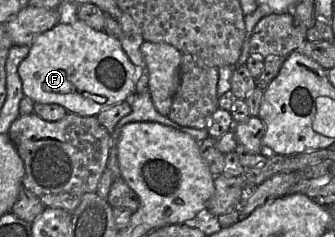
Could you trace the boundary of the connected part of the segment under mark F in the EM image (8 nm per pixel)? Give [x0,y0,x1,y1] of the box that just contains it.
[18,19,135,116]

